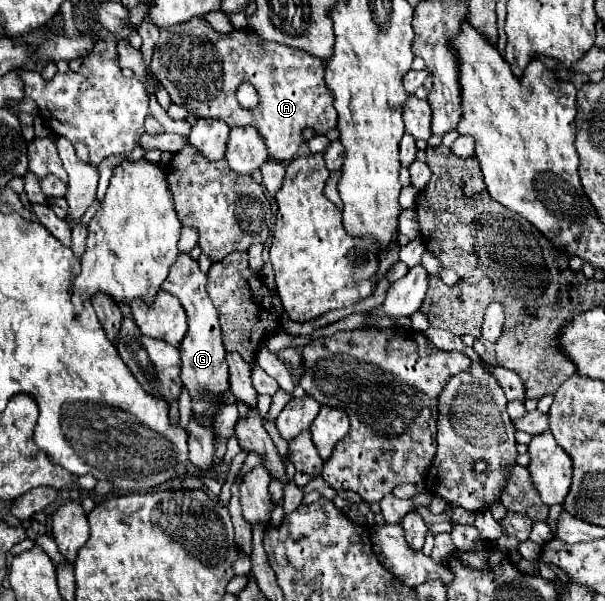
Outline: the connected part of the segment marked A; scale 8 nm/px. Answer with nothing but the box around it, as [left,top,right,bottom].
[150,18,338,162]

